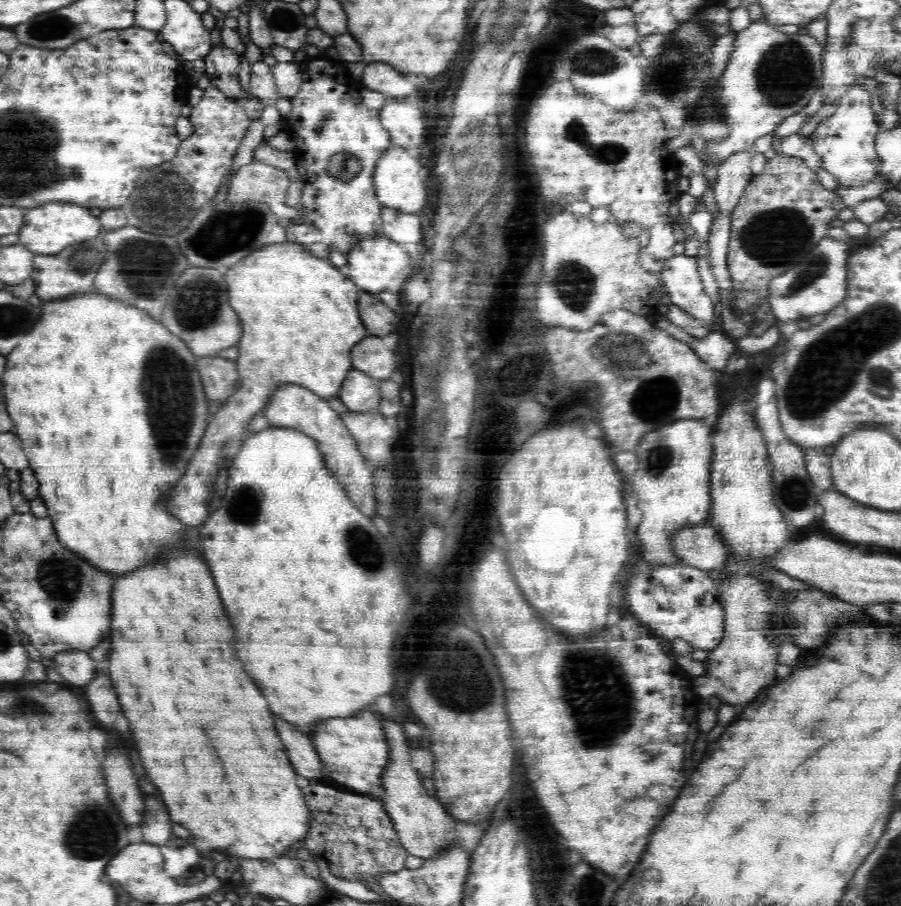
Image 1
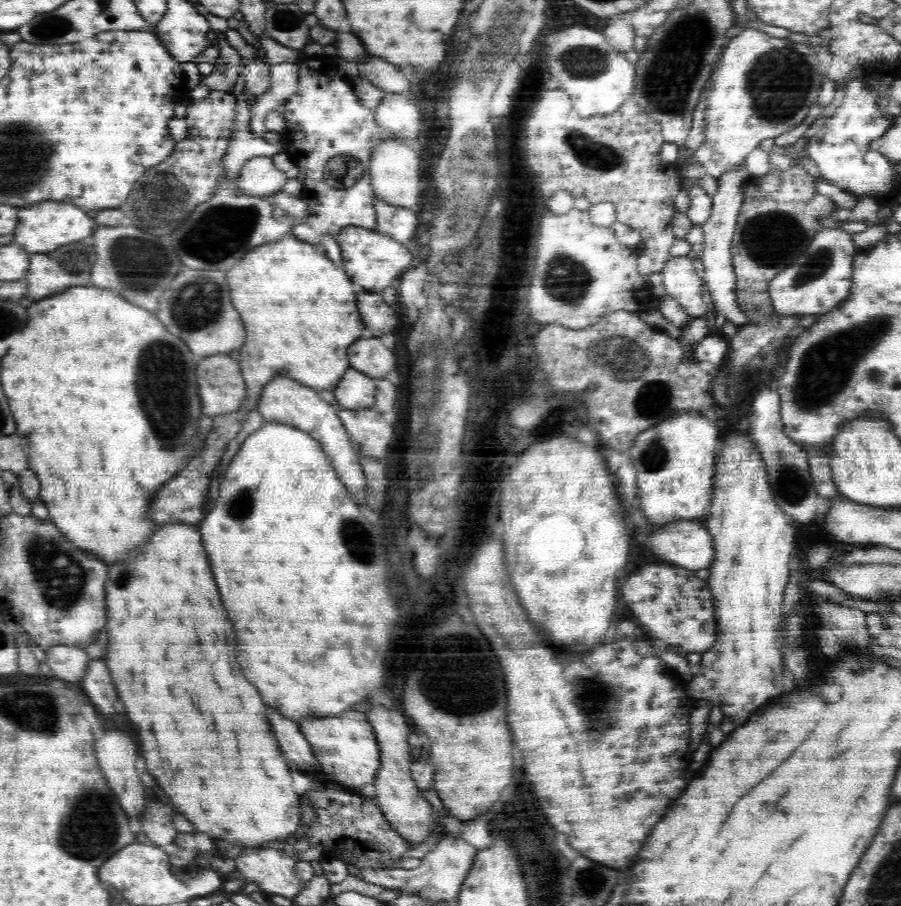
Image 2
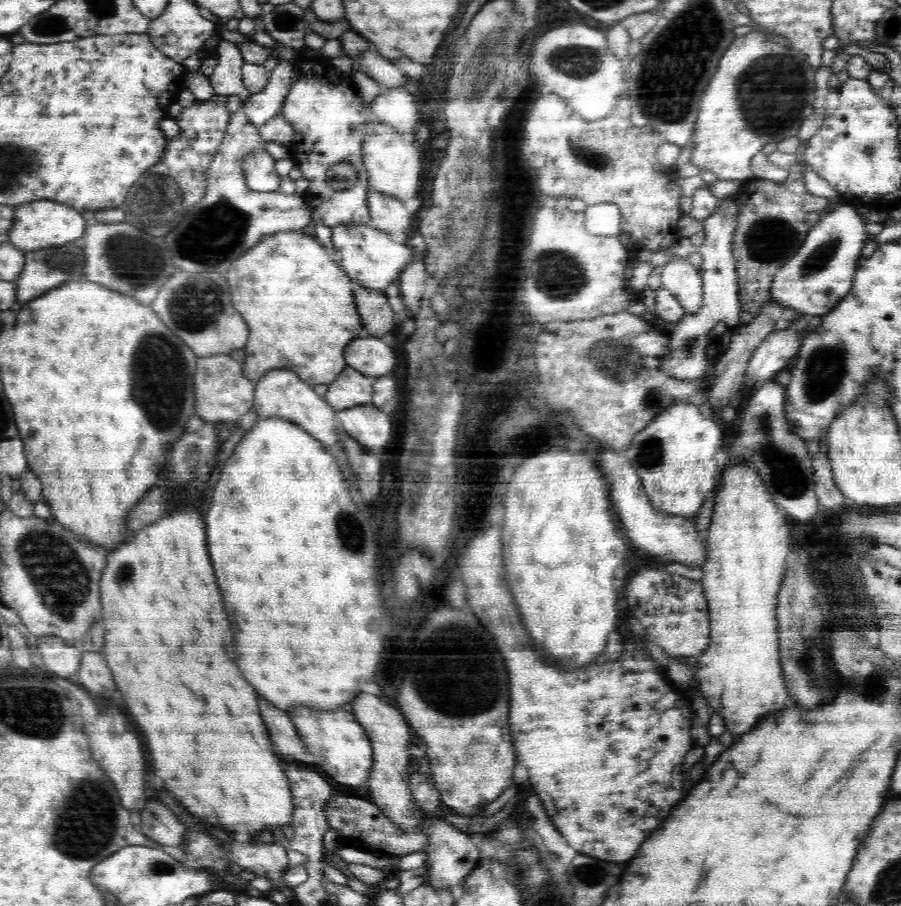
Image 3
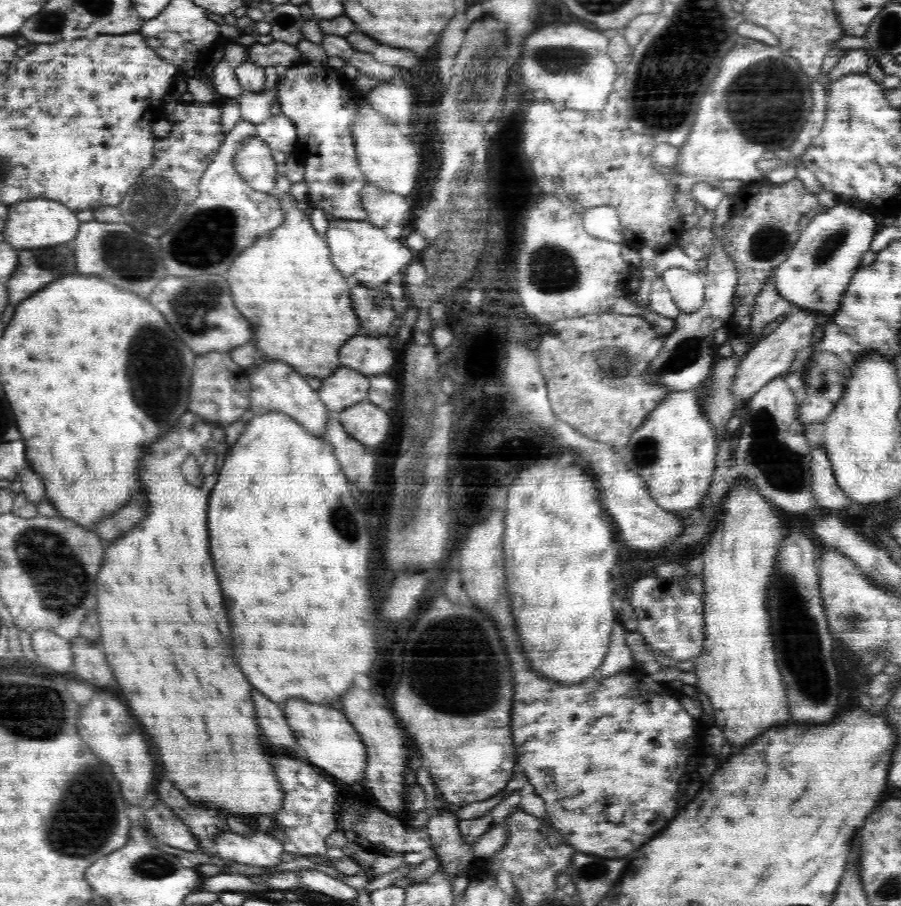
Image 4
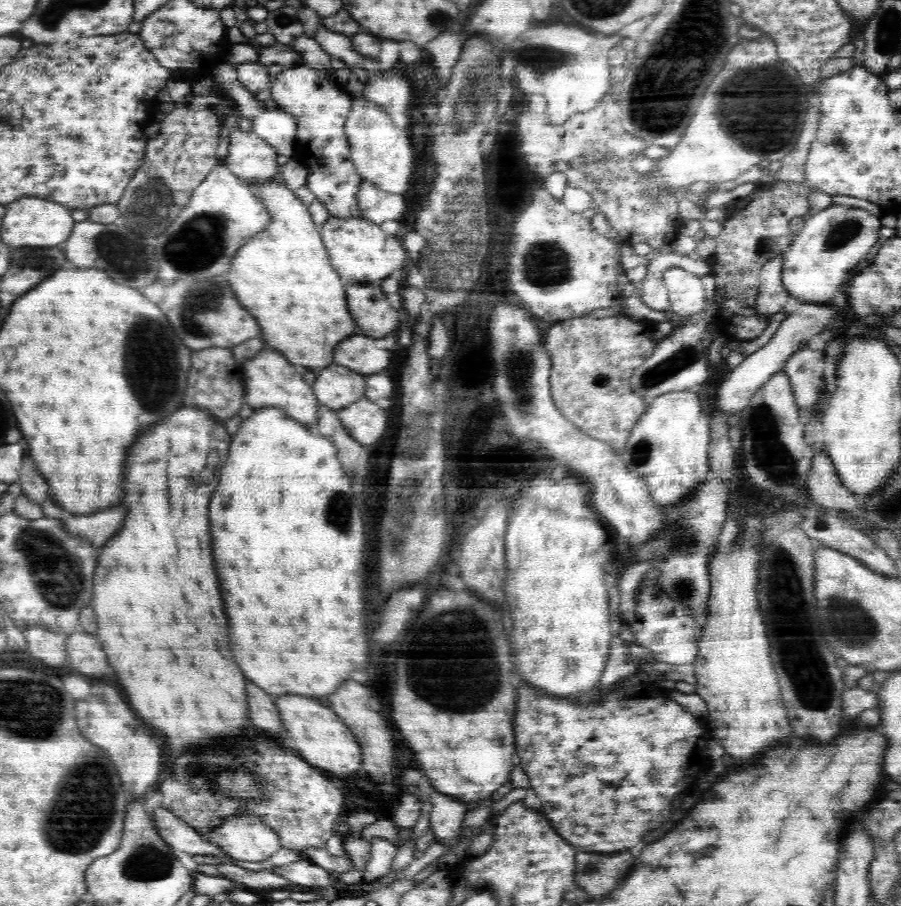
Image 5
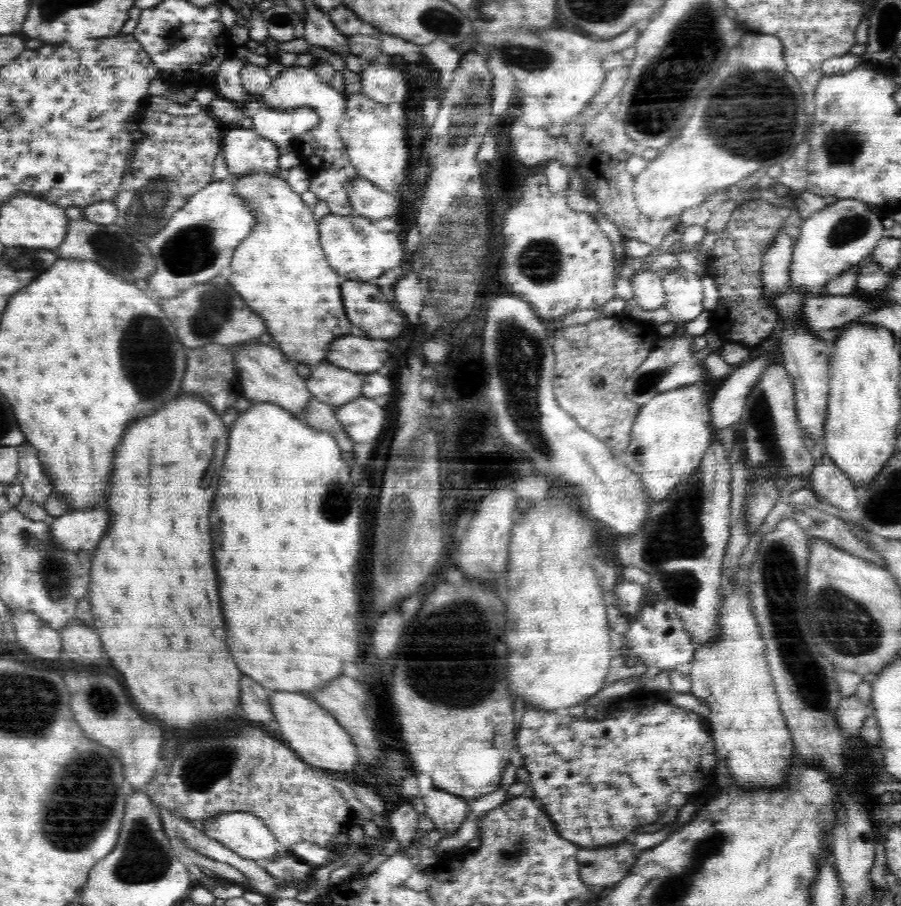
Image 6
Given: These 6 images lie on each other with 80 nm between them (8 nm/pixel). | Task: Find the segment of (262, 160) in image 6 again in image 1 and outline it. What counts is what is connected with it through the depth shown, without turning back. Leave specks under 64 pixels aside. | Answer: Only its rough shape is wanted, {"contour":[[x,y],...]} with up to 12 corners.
{"contour":[[253,159],[231,178],[226,200],[261,201],[278,219],[297,220],[286,204],[284,169]]}

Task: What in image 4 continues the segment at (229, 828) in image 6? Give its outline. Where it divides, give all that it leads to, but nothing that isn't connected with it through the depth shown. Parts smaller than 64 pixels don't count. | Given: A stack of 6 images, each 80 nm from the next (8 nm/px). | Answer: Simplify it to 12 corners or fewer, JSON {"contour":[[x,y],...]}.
{"contour":[[267,825],[215,838],[223,859],[250,866],[282,864],[283,843]]}

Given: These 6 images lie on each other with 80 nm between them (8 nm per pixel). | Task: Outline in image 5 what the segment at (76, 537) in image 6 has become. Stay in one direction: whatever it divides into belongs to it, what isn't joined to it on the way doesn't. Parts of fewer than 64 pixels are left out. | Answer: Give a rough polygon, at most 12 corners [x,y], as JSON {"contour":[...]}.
{"contour":[[122,506],[63,521],[67,534],[100,548],[124,520]]}

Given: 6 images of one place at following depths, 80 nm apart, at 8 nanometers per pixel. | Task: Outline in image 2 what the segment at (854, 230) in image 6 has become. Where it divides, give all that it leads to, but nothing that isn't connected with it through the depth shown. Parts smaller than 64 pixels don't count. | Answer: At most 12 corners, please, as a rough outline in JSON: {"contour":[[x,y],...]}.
{"contour":[[818,231],[776,274],[780,316],[824,315],[848,298],[853,234]]}

